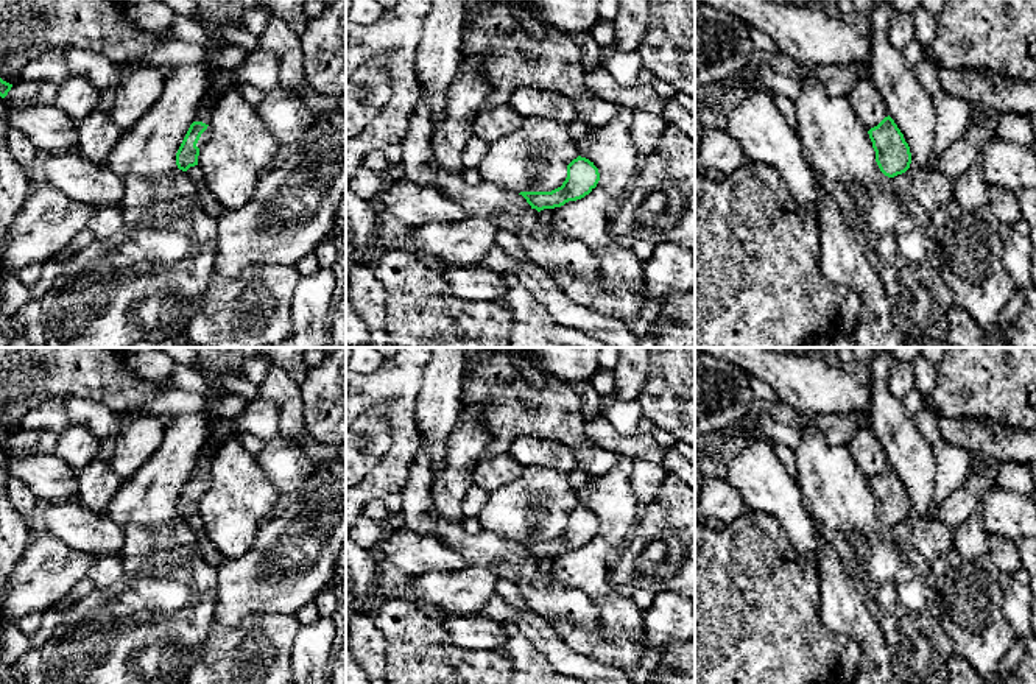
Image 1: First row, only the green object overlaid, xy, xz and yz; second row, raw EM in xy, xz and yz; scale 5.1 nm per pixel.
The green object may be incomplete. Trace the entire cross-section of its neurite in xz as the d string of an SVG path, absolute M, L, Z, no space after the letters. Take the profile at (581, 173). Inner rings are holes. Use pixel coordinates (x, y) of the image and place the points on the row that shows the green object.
M578 156L567 165L567 178L561 187L551 192L520 192L531 209L561 207L569 201L576 201L589 195L598 184L598 168L586 157Z

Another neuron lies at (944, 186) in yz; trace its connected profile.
M908 168L891 179L899 193L916 199L927 212L955 201L953 181L939 173Z

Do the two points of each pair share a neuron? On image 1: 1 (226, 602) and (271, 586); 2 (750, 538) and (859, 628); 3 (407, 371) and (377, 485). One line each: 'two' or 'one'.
1: one
2: two
3: one

